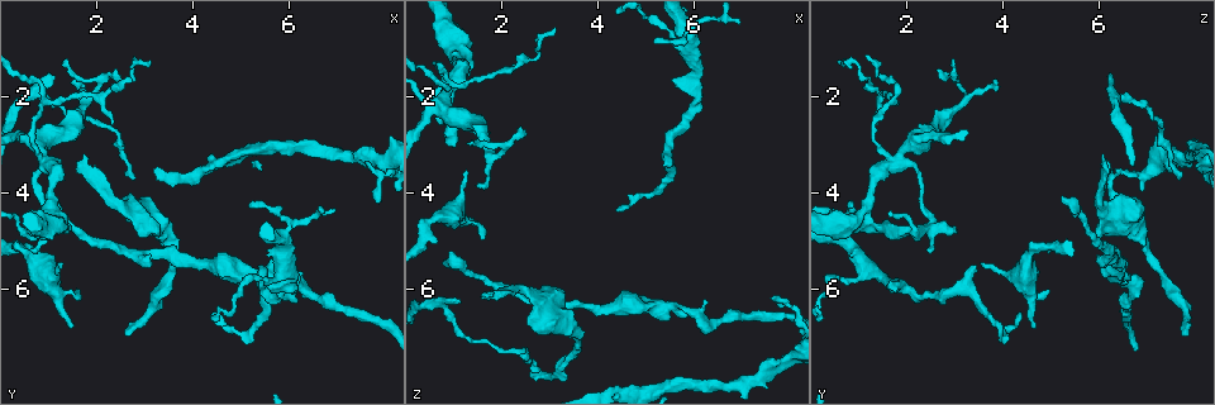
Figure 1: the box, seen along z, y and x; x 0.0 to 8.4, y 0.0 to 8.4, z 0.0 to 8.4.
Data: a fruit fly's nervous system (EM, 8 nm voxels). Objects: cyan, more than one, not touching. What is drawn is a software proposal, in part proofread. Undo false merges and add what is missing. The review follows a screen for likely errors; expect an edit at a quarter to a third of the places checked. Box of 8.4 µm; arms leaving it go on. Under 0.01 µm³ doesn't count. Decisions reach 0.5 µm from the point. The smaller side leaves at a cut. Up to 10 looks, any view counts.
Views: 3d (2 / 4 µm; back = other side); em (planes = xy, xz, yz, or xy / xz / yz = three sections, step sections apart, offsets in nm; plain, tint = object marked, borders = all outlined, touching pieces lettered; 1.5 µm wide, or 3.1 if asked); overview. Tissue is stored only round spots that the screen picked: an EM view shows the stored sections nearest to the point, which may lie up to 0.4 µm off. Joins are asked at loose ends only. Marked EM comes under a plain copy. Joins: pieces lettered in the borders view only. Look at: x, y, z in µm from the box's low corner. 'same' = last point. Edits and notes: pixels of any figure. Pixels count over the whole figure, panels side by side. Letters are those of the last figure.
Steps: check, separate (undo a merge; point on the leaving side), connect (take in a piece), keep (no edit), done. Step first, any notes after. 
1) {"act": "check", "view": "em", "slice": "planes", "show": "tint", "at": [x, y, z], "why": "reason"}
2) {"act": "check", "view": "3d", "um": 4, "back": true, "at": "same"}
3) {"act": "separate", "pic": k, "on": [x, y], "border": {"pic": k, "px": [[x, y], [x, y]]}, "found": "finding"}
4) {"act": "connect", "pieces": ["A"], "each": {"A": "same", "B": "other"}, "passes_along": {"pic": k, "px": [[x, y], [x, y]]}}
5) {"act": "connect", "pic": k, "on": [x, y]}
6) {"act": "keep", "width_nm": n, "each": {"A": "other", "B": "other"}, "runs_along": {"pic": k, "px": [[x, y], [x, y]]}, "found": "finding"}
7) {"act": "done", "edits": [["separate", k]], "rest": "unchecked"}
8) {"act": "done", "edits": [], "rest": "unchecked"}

{"act": "check", "view": "3d", "um": 2, "at": [5.85, 4.90, 0.50], "why": "calibre changes"}

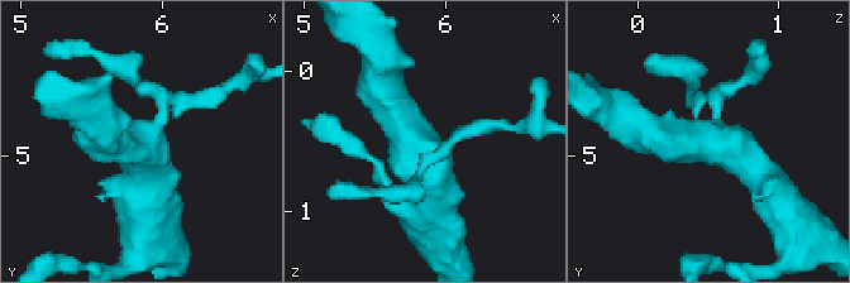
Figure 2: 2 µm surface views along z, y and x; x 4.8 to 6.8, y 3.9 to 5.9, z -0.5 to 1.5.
{"act": "check", "view": "em", "slice": "planes", "show": "borders", "at": [5.82, 4.88, 0.54]}

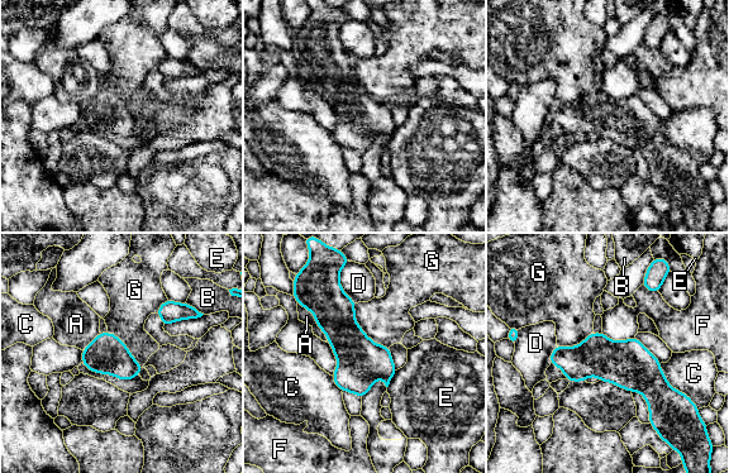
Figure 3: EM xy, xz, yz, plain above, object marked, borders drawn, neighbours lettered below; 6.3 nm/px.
{"act": "keep", "width_nm": 240, "each": {"A": "other", "B": "other", "C": "other", "D": "other", "E": "other", "F": "other", "G": "other"}, "border": {"pic": 3, "px": [[355, 304], [355, 321], [389, 347]]}, "found": "one cell here"}

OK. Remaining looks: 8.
{"act": "check", "view": "3d", "um": 2, "at": [3.20, 1.35, 0.65], "why": "an open end"}

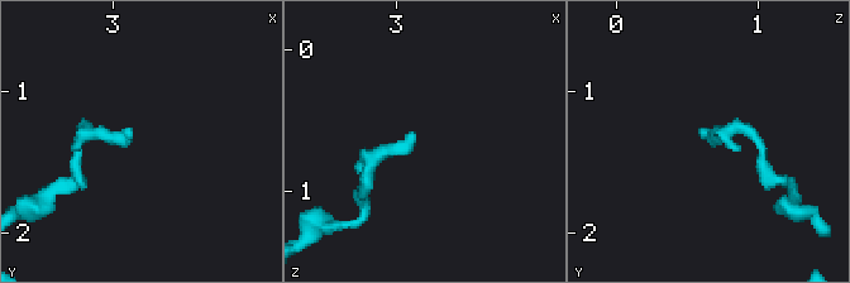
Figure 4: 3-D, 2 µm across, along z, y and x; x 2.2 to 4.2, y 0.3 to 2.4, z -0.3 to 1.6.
{"act": "check", "view": "em", "slice": "xz", "step": 8, "show": "borders", "at": [3.16, 1.32, 0.60]}

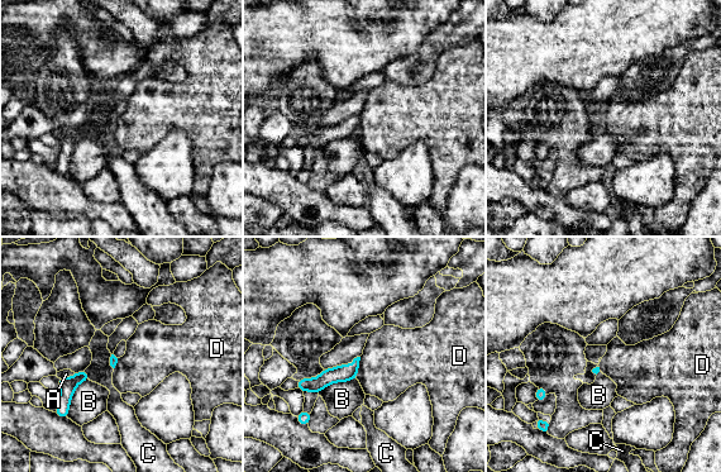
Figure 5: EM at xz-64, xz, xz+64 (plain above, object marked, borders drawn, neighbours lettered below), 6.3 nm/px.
{"act": "check", "view": "em", "slice": "planes", "show": "borders", "at": "same"}

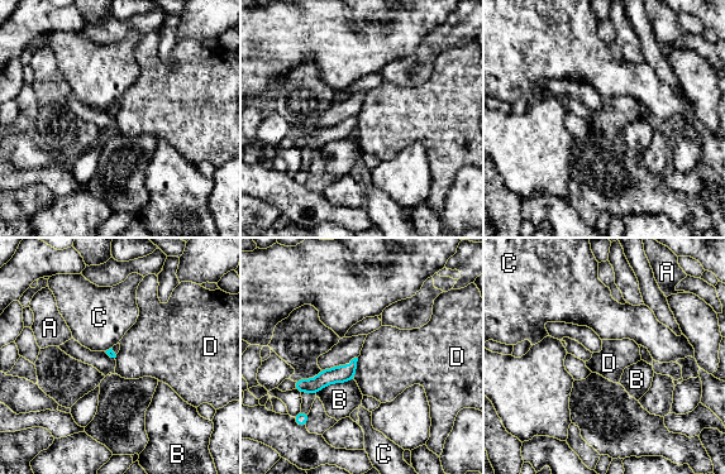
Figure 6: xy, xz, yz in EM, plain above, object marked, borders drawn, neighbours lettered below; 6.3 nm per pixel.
{"act": "keep", "each": {"A": "other", "B": "other", "C": "other", "D": "other"}, "border": {"pic": 6, "px": [[358, 358], [353, 378]]}, "found": "none of them fits"}

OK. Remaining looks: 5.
{"act": "check", "view": "3d", "um": 2, "at": [1.50, 1.65, 3.80]}

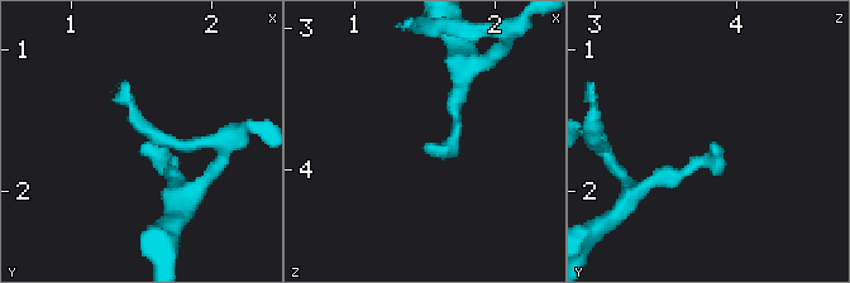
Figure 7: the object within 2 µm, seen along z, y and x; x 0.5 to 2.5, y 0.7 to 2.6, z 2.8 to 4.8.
{"act": "check", "view": "em", "slice": "yz", "step": 4, "show": "borders", "at": [1.52, 1.66, 3.80], "why": "need the tissue"}

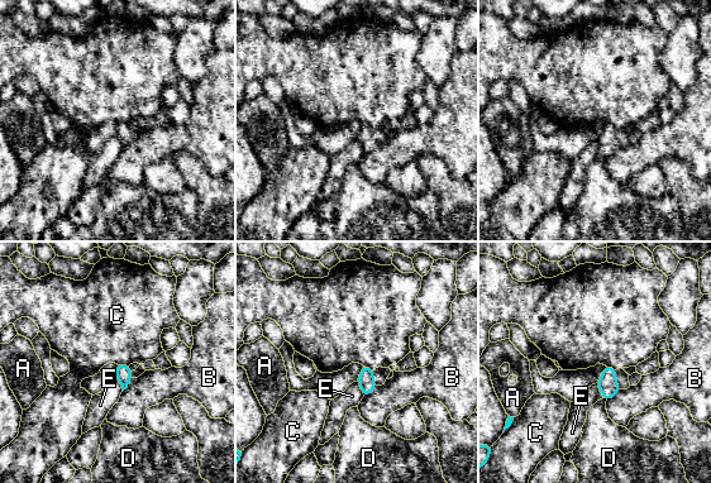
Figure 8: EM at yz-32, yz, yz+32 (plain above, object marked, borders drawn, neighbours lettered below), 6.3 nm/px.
{"act": "check", "view": "em", "slice": "xy", "step": 4, "show": "borders", "at": "same"}

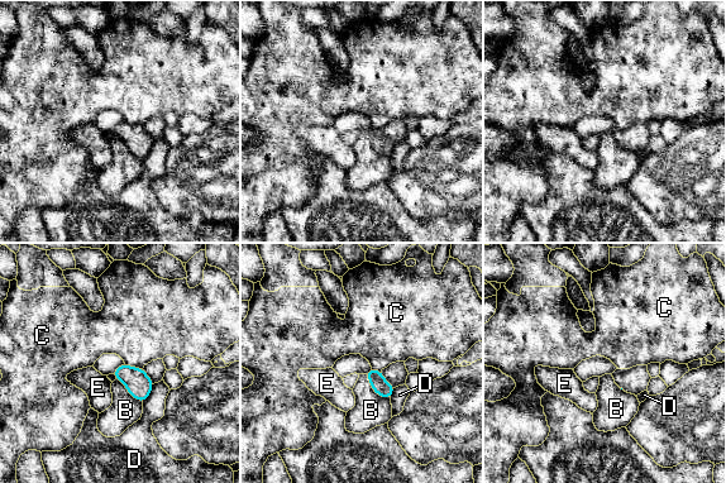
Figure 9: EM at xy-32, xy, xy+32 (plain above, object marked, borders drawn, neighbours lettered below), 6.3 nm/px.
{"act": "keep", "longest_contact_nm": ["B", 240], "each": {"B": "other", "C": "other", "D": "other", "E": "other"}, "border": {"pic": 9, "px": [[124, 362], [132, 367], [142, 368]]}, "found": "no lettered piece goes on from it"}

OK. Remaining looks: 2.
{"act": "check", "view": "3d", "um": 2, "back": true, "at": [0.95, 3.35, 1.70], "why": "two arms in line, one across"}

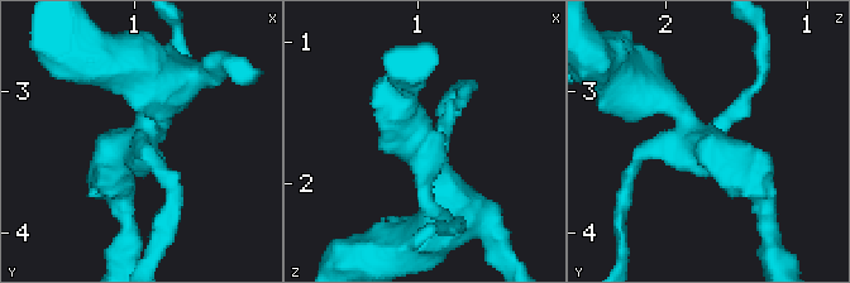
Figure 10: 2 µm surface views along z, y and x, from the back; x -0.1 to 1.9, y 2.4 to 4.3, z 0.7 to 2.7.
{"act": "check", "view": "em", "slice": "planes", "show": "borders", "at": [0.94, 3.34, 1.70]}

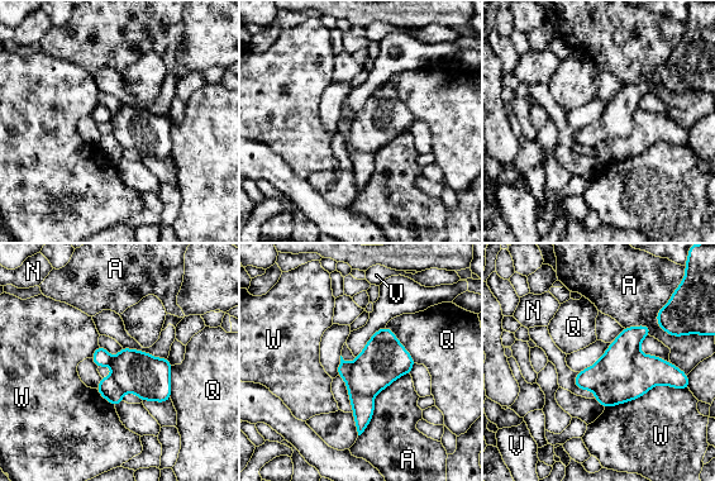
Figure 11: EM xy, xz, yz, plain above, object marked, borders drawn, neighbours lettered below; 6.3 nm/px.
{"act": "separate", "pic": 11, "on": [649, 371], "each": {"A": "other", "N": "other", "Q": "other", "V": "other", "W": "other"}, "part_leaving": {"pic": 11, "px": [[678, 374], [597, 395]]}, "found": "two cells meet here"}

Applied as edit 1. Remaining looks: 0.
{"act": "done", "edits": [["separate", 11]], "rest": "unchecked"}

